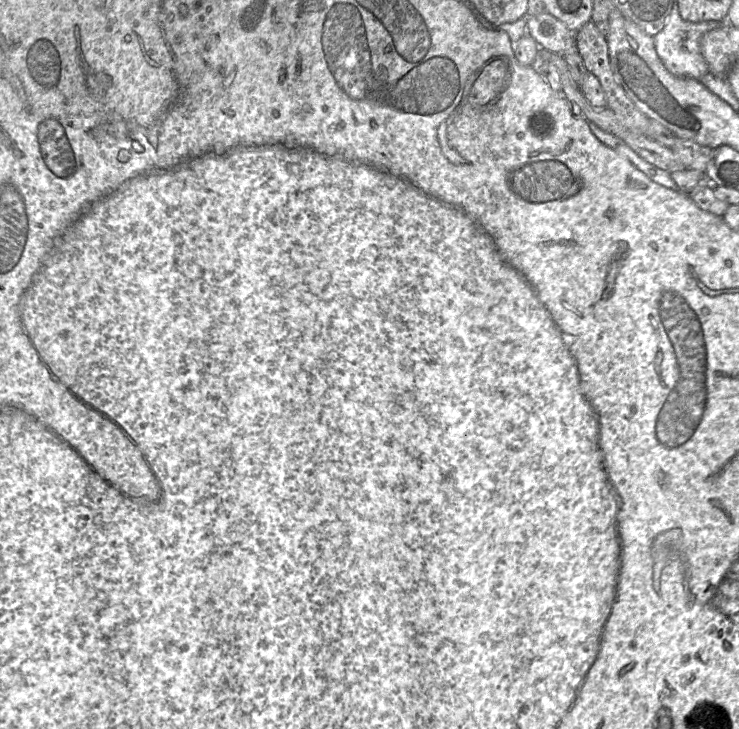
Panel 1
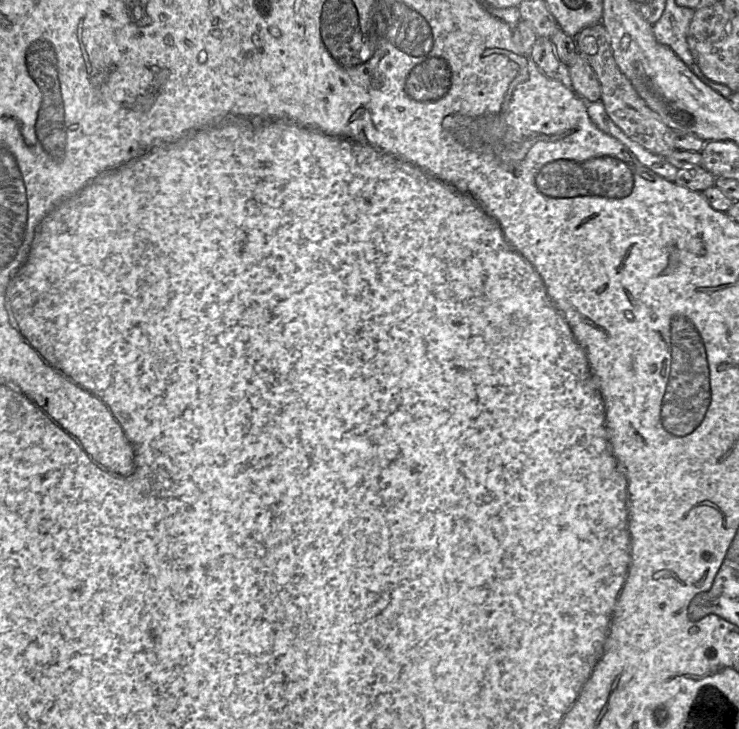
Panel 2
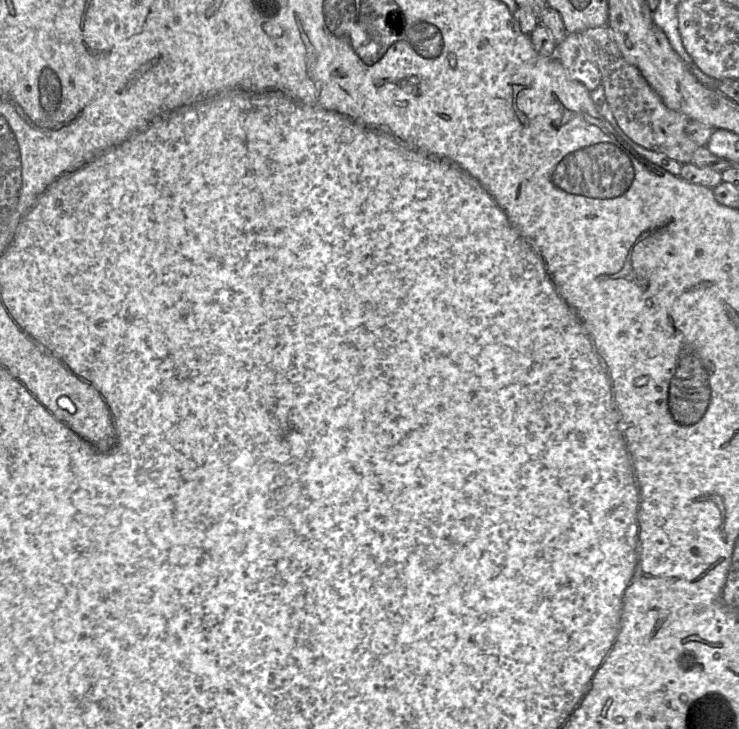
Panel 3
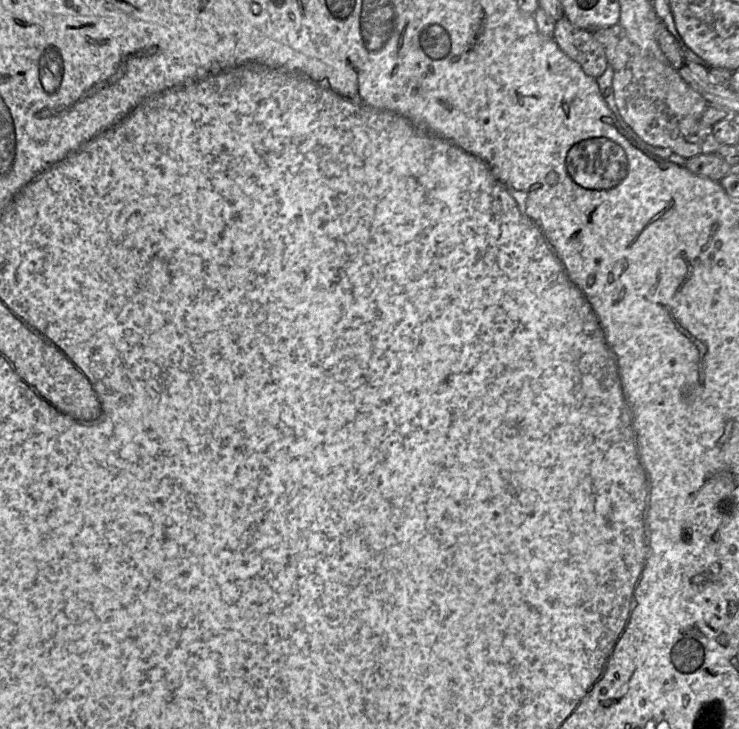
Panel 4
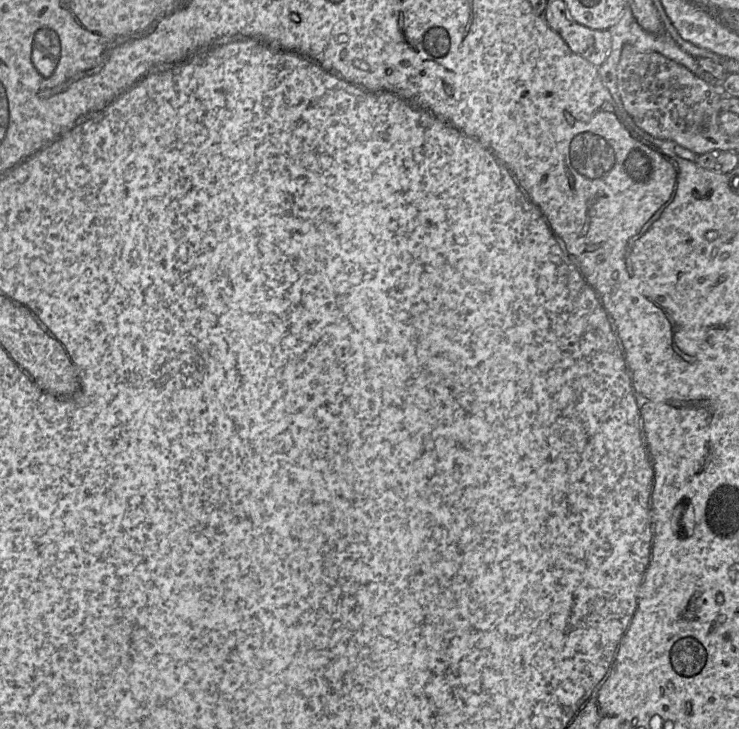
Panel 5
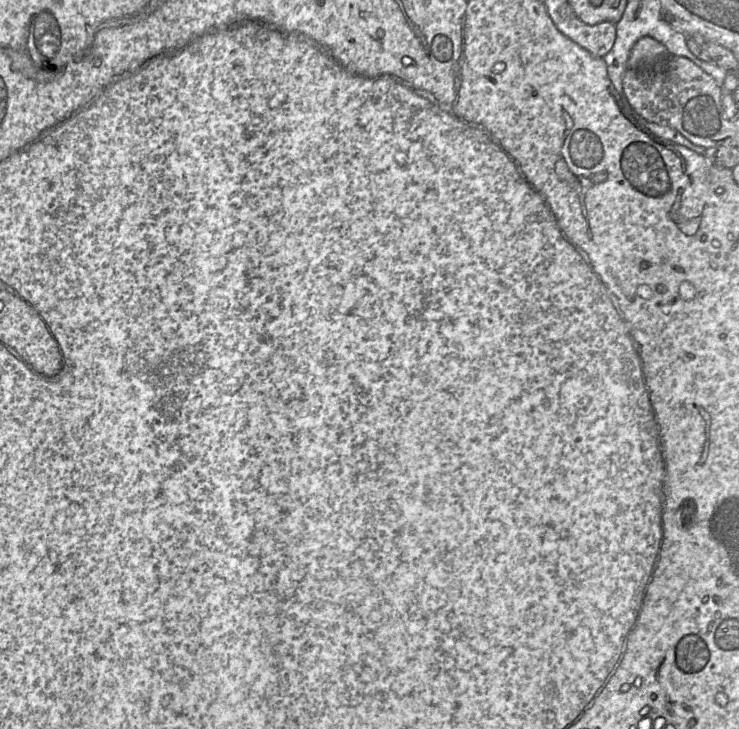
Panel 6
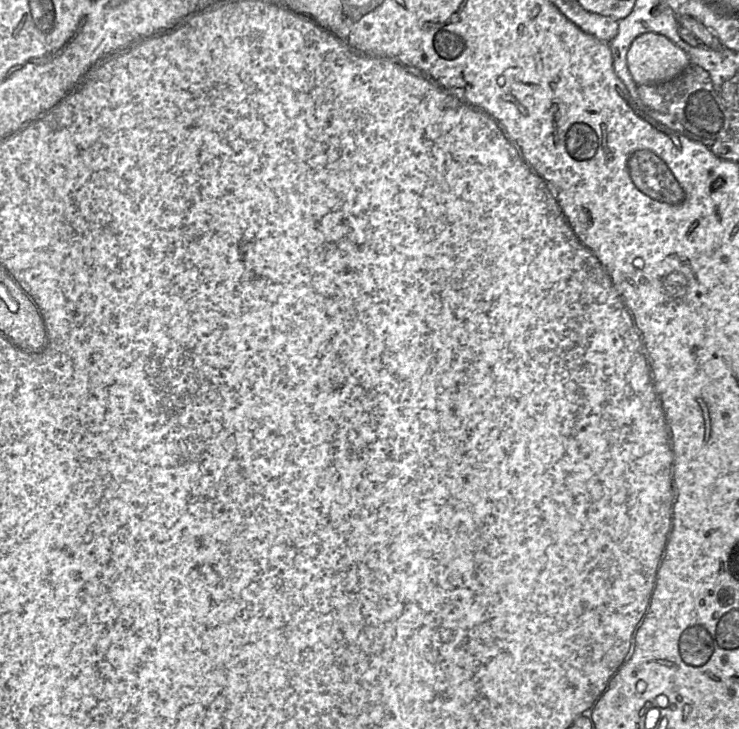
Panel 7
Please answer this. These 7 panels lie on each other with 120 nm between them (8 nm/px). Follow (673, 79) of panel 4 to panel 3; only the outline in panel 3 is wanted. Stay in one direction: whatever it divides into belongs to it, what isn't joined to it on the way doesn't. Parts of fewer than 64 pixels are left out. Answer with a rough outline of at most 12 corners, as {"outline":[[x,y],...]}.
{"outline":[[610,27],[580,33],[617,124],[680,164],[698,147]]}

